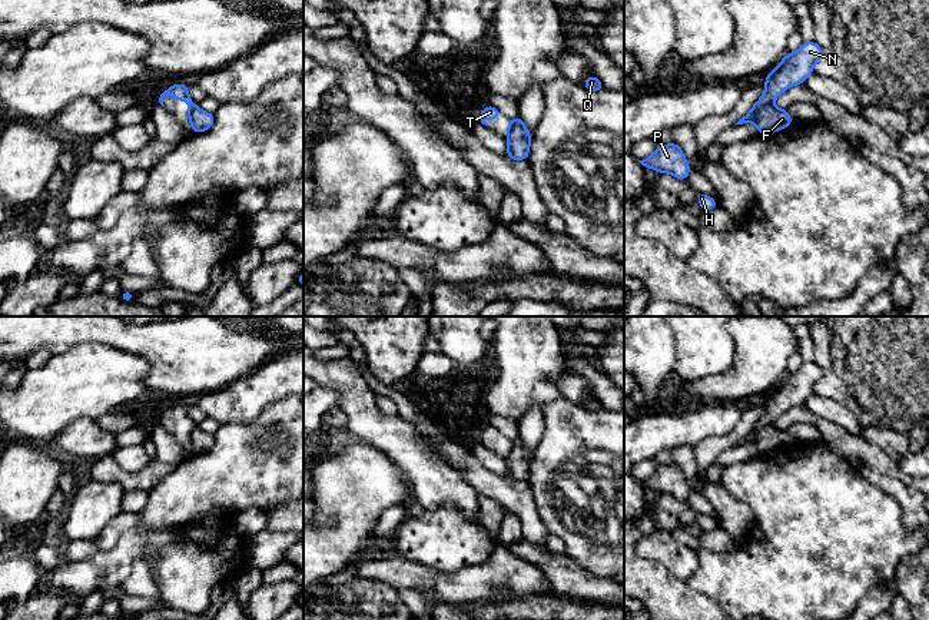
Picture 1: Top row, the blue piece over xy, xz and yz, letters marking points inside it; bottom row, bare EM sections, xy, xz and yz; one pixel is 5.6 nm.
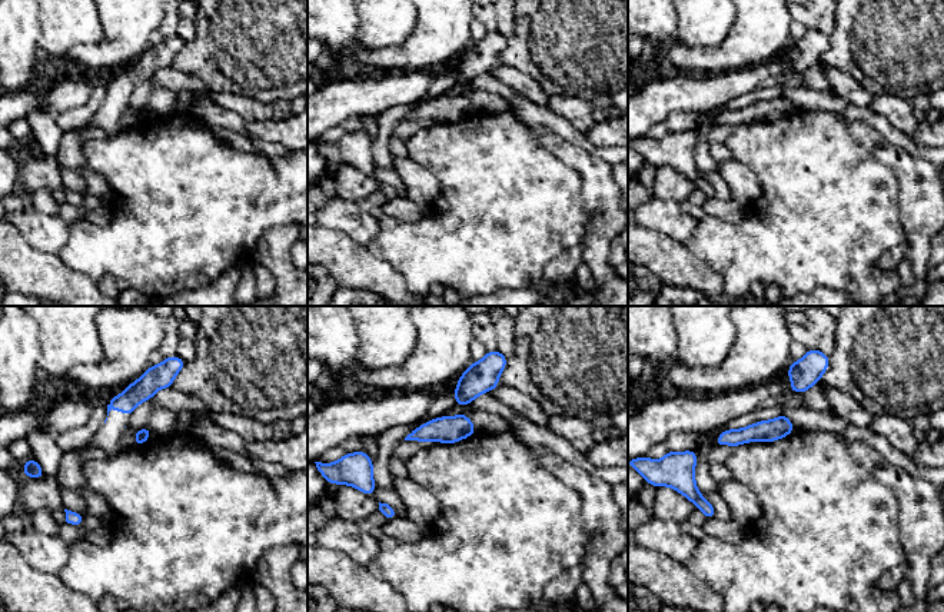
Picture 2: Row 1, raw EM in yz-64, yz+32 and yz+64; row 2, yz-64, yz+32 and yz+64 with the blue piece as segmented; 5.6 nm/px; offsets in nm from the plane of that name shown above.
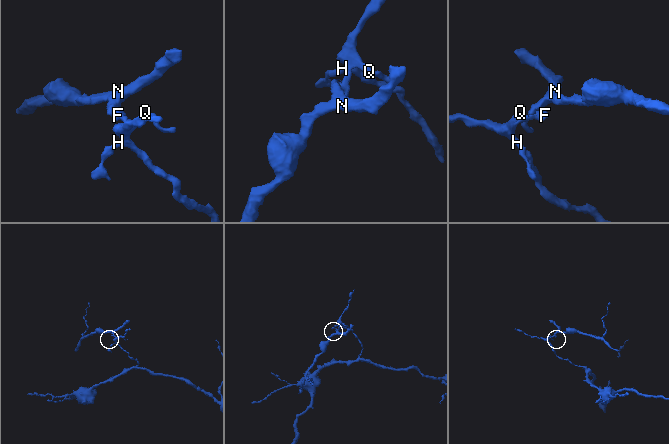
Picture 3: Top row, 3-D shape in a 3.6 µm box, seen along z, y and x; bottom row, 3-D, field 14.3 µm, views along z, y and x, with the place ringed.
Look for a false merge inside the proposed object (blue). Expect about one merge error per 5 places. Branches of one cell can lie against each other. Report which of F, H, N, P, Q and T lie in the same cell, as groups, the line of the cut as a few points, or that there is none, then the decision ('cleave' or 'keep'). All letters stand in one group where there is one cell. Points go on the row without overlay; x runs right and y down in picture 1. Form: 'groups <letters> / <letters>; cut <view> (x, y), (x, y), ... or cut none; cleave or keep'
groups F H P Q / N T; cut yz (772, 424), (750, 433); cleave

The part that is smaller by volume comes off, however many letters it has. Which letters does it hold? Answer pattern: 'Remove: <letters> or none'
Remove: N, T

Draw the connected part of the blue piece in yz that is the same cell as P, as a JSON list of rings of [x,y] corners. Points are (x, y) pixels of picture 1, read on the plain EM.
[[[676,464],[658,465],[656,473],[643,481],[638,481],[646,490],[654,490],[658,494],[670,494],[677,500],[689,500],[690,485],[683,470]]]

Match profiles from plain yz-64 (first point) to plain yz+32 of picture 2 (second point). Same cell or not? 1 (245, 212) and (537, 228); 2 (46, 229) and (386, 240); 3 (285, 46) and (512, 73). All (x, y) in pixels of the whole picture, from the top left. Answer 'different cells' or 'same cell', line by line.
1: same cell
2: different cells
3: different cells

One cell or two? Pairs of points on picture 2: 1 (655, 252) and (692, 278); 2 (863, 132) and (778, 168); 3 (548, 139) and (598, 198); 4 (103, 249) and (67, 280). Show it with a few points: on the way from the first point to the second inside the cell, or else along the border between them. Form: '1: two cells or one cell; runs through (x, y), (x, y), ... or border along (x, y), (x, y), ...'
1: one cell; runs through (664, 256), (684, 270)
2: two cells; border along (848, 125), (848, 130), (877, 158)
3: one cell; runs through (564, 150), (598, 182)
4: two cells; border along (57, 253), (70, 268), (86, 273), (96, 282)

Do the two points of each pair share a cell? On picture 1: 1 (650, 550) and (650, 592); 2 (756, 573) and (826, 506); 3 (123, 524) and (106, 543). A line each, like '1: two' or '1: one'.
1: two
2: one
3: one

